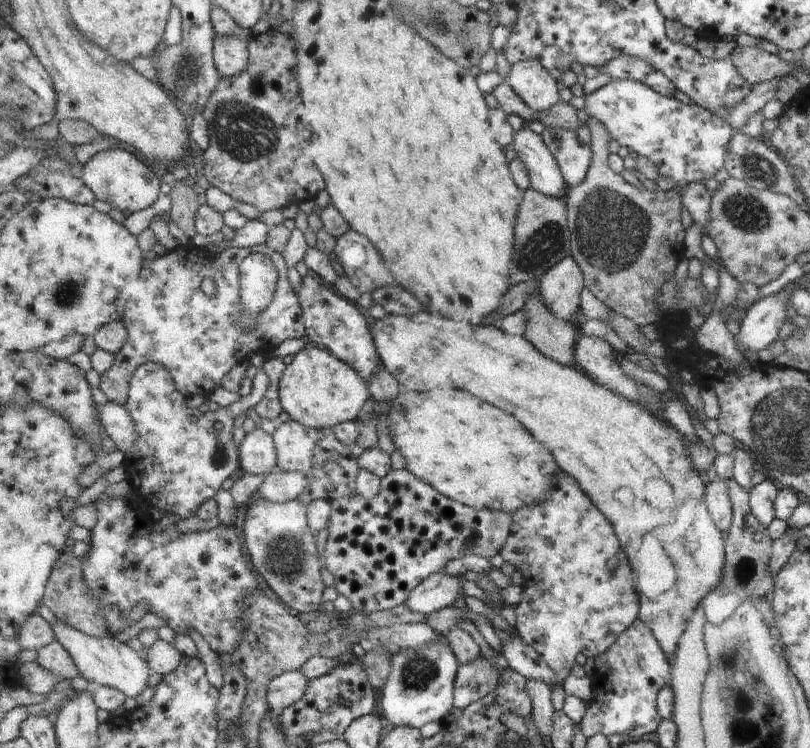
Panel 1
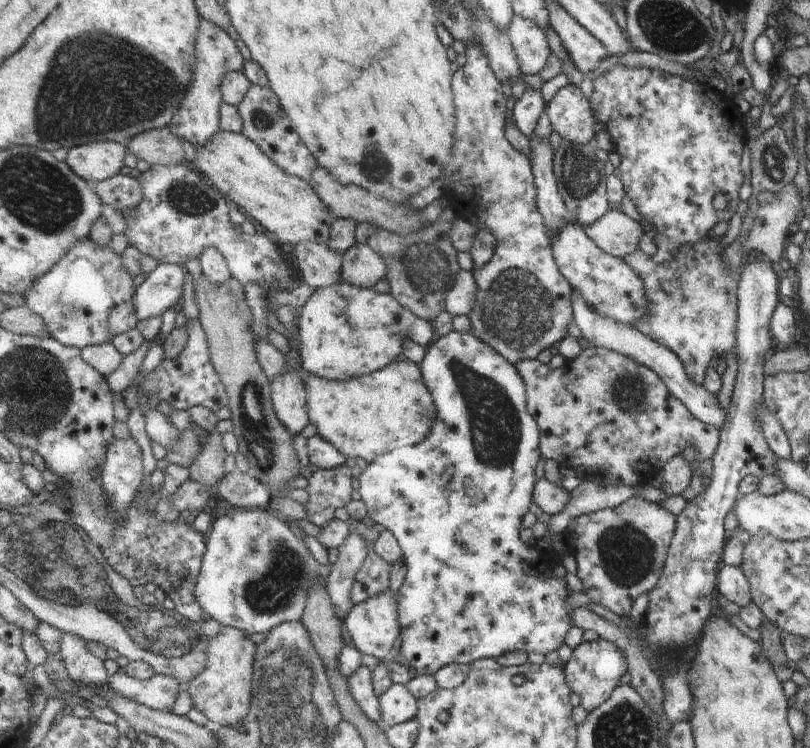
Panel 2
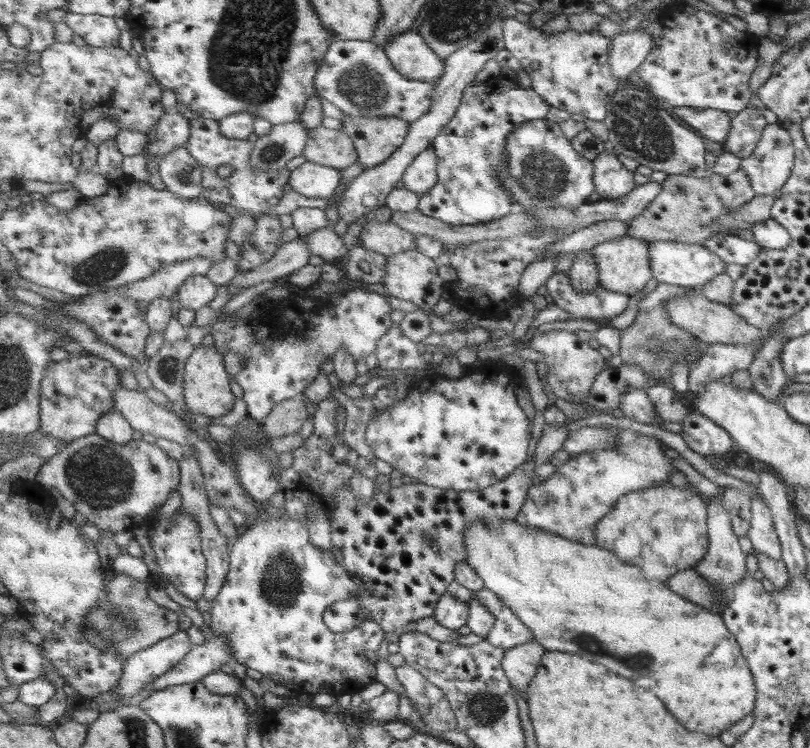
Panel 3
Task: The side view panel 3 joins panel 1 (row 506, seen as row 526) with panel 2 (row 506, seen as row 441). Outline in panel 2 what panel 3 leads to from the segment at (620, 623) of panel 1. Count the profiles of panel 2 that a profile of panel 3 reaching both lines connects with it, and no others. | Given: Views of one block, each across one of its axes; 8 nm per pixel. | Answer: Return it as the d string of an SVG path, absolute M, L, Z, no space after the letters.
M643 496L631 497L619 508L609 508L575 518L564 535L564 542L569 552L576 560L576 576L583 583L583 591L594 603L611 610L619 617L625 618L631 614L633 604L639 596L649 594L657 588L663 569L666 568L667 557L676 530L678 518L659 504L645 500Z

